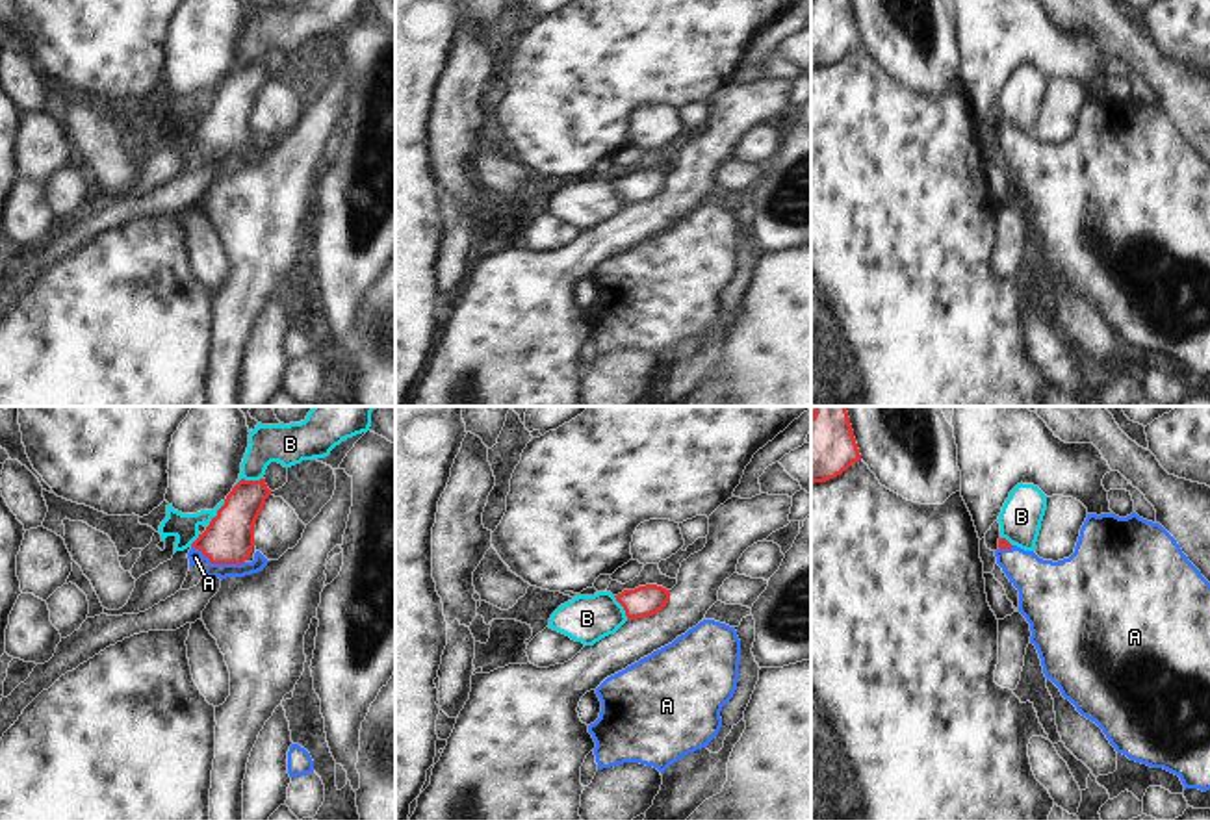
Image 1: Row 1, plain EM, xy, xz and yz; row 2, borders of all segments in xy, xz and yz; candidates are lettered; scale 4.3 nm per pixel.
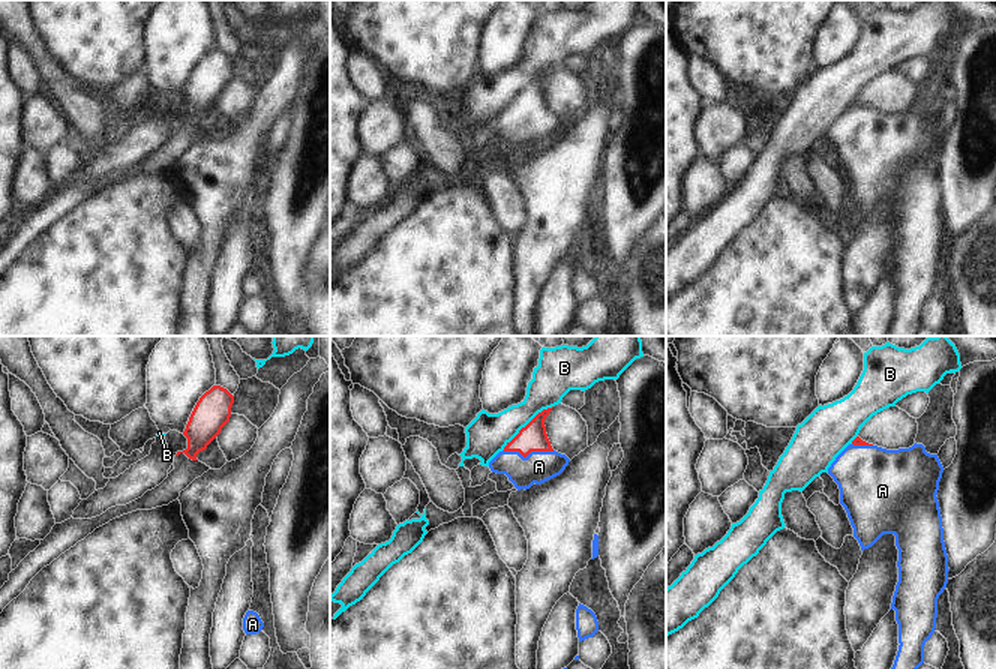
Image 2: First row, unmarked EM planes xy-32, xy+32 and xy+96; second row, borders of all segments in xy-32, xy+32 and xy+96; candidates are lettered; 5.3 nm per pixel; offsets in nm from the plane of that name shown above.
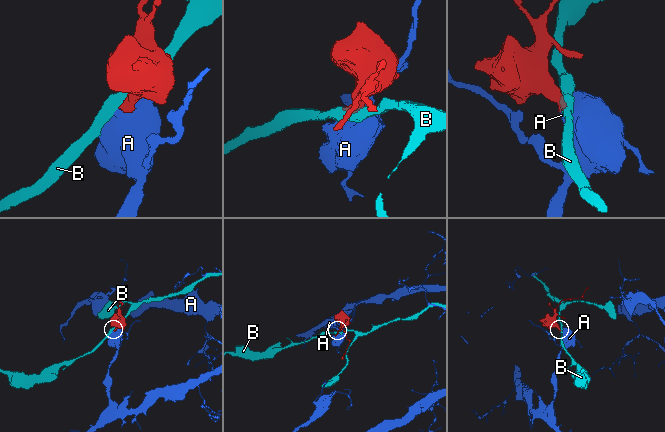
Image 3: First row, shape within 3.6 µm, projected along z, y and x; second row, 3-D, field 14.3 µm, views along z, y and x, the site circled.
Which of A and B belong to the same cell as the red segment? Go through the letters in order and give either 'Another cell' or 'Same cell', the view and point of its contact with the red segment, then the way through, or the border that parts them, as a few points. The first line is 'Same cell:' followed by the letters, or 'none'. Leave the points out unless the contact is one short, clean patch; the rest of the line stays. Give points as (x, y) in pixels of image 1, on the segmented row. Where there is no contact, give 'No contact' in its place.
Same cell: A
A: Same cell. Touches red at xy (218, 563). Path across: xy (229, 538), (218, 553), (218, 563), (195, 557)
B: Another cell. Touches red at xy (247, 481). Boundary: xy (262, 477), (242, 479), (234, 486).

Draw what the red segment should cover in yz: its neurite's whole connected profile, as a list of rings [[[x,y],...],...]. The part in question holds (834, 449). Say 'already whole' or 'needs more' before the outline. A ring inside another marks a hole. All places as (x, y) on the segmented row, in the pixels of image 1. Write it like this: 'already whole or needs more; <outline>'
already whole; [[[815,406],[811,416],[811,484],[826,482],[861,460],[846,406]]]

